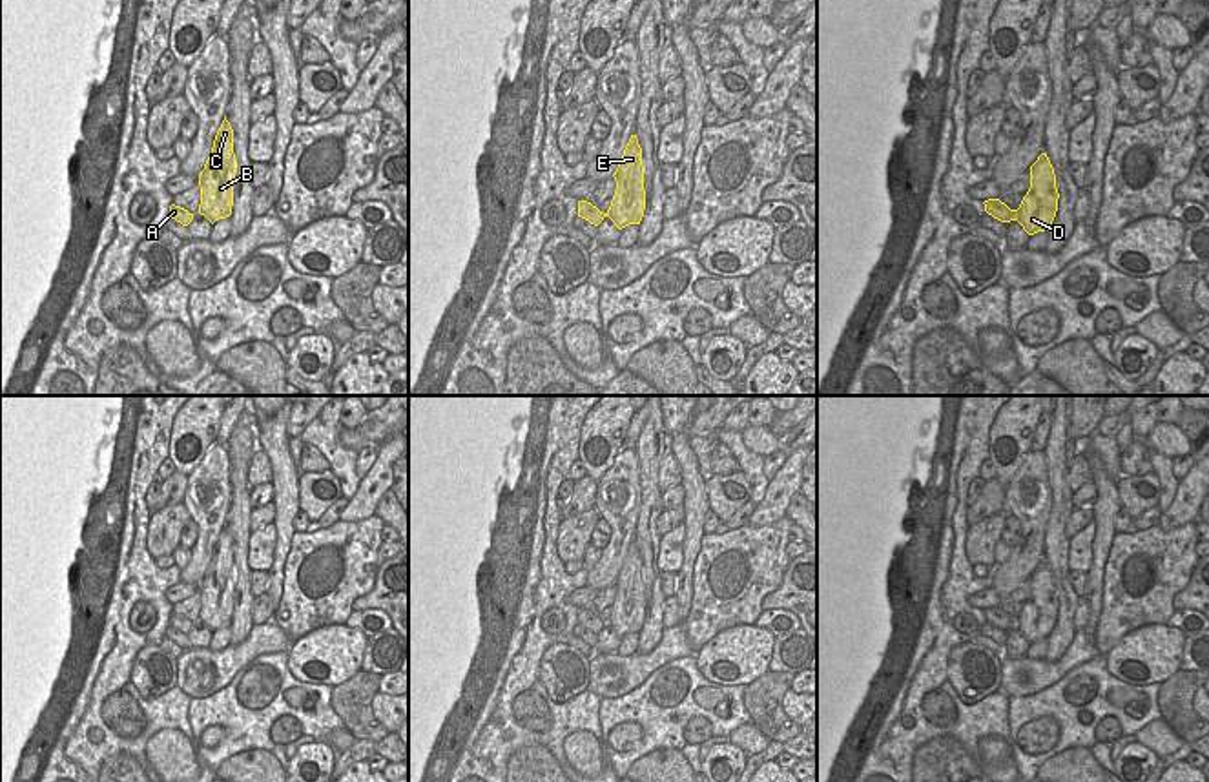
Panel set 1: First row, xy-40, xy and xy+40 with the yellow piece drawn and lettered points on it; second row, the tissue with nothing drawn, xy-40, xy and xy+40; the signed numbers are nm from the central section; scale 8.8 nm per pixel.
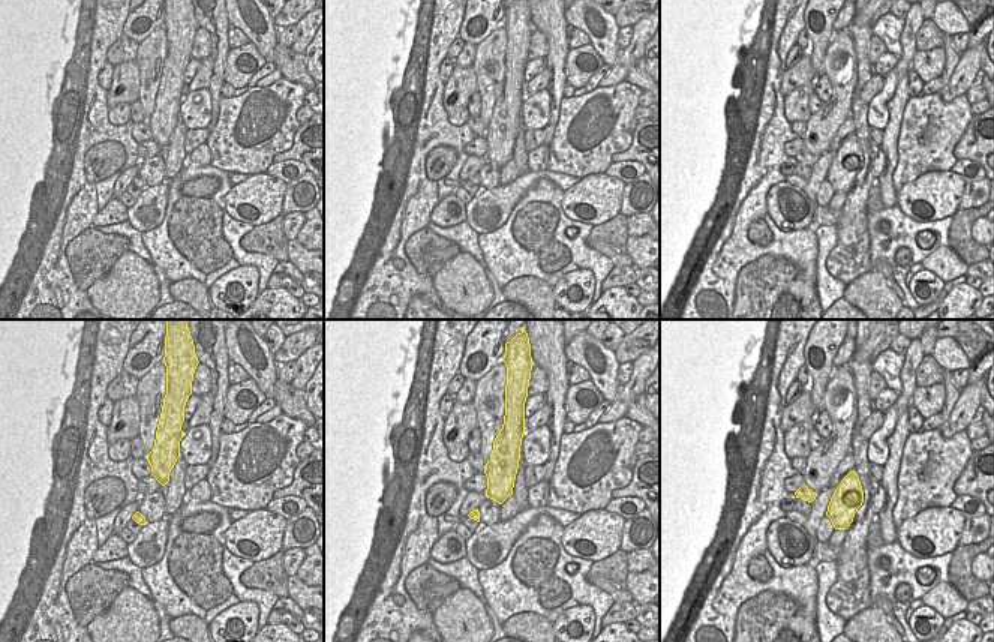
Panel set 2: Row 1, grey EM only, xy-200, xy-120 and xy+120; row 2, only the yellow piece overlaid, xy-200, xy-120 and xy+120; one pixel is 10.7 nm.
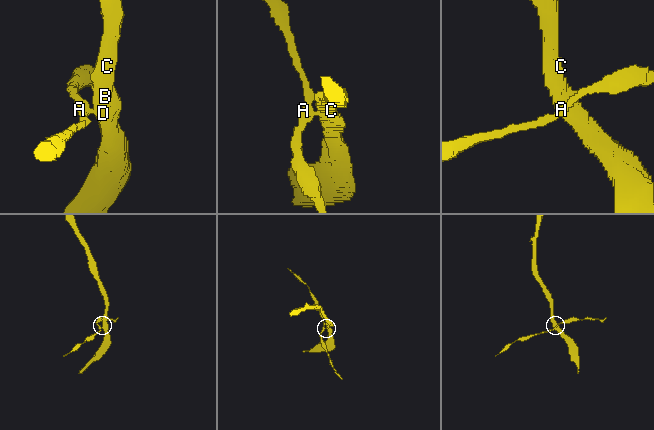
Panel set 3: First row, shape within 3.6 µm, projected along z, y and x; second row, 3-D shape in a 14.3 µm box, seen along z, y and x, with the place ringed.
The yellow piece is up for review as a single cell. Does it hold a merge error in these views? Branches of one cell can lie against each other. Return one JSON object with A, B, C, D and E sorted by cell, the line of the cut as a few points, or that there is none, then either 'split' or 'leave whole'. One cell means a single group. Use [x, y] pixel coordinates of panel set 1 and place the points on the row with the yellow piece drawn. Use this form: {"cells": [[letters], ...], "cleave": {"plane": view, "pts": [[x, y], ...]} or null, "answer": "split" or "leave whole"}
{"cells": [["A"], ["B", "C", "D", "E"]], "cleave": {"plane": "xy+40", "pts": [[1014, 210], [1018, 219]]}, "answer": "split"}

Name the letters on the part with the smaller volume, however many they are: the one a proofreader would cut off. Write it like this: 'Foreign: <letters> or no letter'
Foreign: A

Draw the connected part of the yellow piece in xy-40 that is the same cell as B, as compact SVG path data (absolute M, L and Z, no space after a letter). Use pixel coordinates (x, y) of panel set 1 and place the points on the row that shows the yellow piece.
M222 120L212 153L199 175L201 204L199 213L212 224L232 215L235 180L233 129Z

